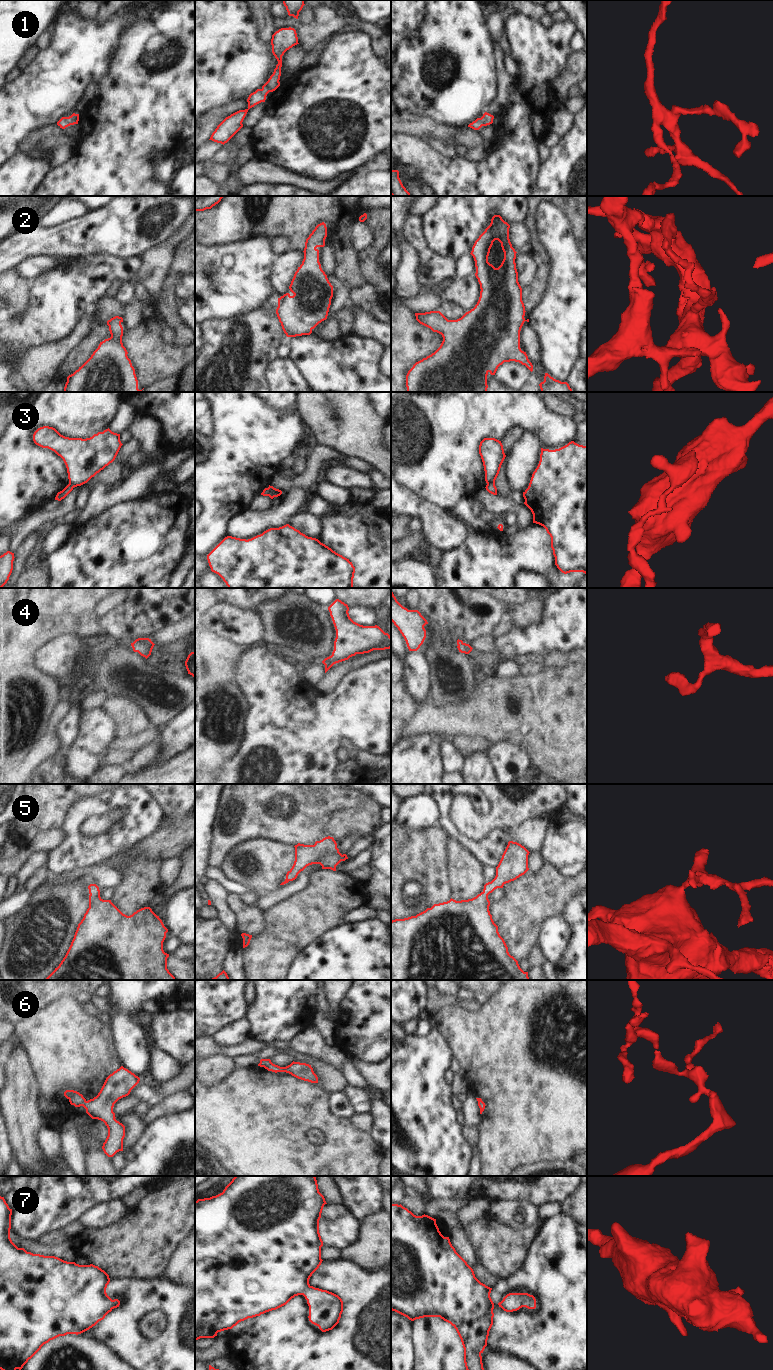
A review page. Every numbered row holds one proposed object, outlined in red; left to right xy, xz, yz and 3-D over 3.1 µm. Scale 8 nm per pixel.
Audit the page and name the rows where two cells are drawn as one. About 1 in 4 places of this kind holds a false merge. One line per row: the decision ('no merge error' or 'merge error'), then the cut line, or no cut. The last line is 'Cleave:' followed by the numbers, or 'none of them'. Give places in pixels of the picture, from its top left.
1: no merge error; no cut
2: no merge error; no cut
3: merge error; cut in yz along (494, 482), (487, 484)
4: no merge error; no cut
5: no merge error; no cut
6: no merge error; no cut
7: no merge error; no cut
Cleave: 3

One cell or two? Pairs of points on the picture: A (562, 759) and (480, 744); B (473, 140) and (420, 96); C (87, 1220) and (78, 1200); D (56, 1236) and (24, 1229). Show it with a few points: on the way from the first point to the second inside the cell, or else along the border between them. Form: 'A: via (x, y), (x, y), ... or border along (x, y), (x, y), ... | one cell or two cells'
A: border along (468, 737), (484, 738), (491, 744) | two cells
B: border along (434, 121), (453, 127), (467, 126) | two cells
C: border along (105, 1203), (92, 1207), (80, 1220) | two cells
D: border along (62, 1228), (44, 1233), (37, 1240) | two cells

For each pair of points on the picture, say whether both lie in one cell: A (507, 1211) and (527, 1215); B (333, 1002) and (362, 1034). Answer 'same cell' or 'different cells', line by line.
A: same cell
B: different cells

